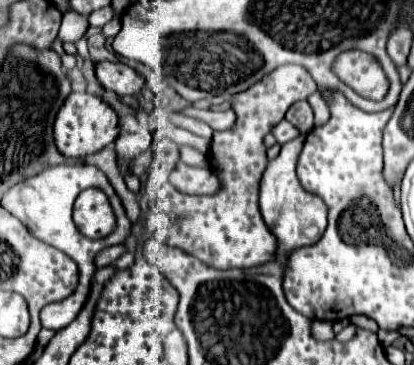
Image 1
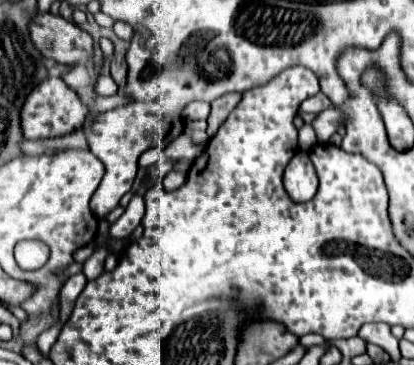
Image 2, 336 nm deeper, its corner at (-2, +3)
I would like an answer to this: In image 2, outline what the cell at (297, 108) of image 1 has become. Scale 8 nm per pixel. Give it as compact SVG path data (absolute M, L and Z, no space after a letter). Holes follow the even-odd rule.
M319 91L317 95L313 95L313 97L309 97L307 101L303 101L301 111L305 111L305 113L321 113L321 111L329 109L331 105L333 105L333 103Z

